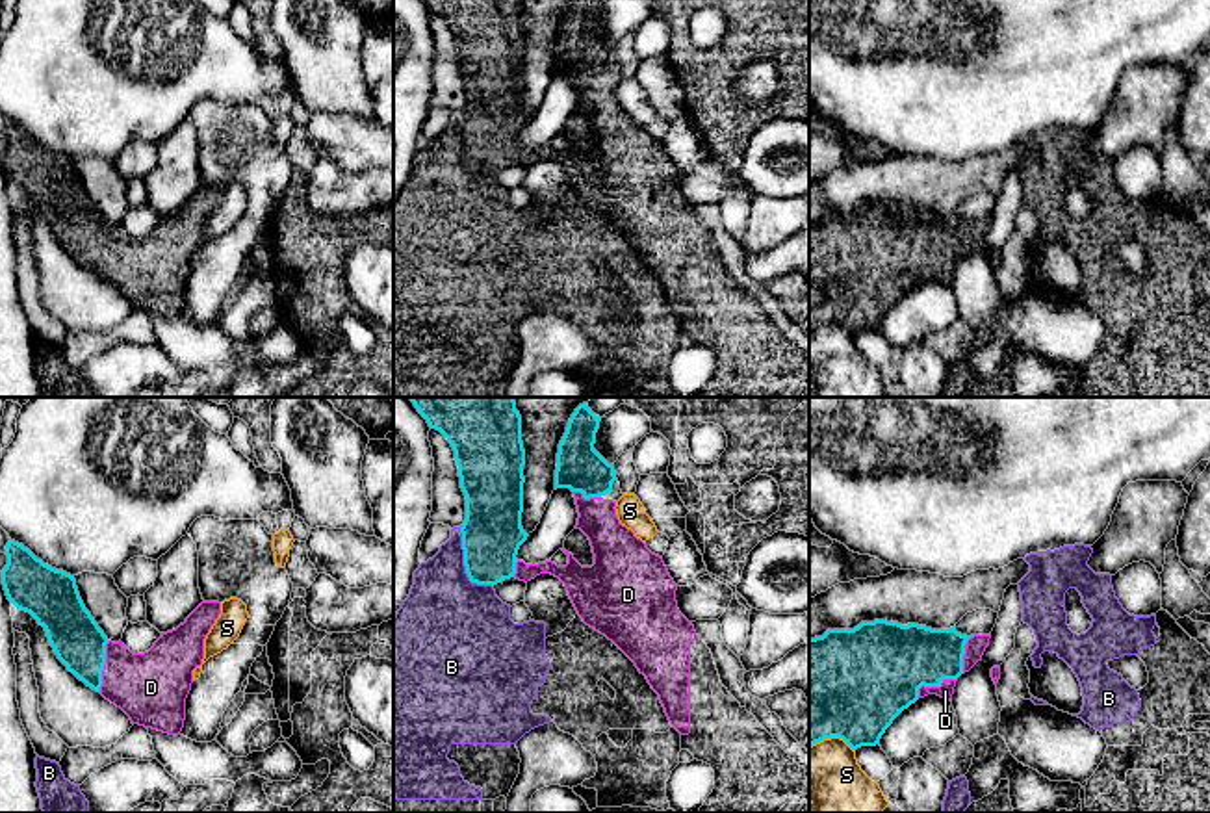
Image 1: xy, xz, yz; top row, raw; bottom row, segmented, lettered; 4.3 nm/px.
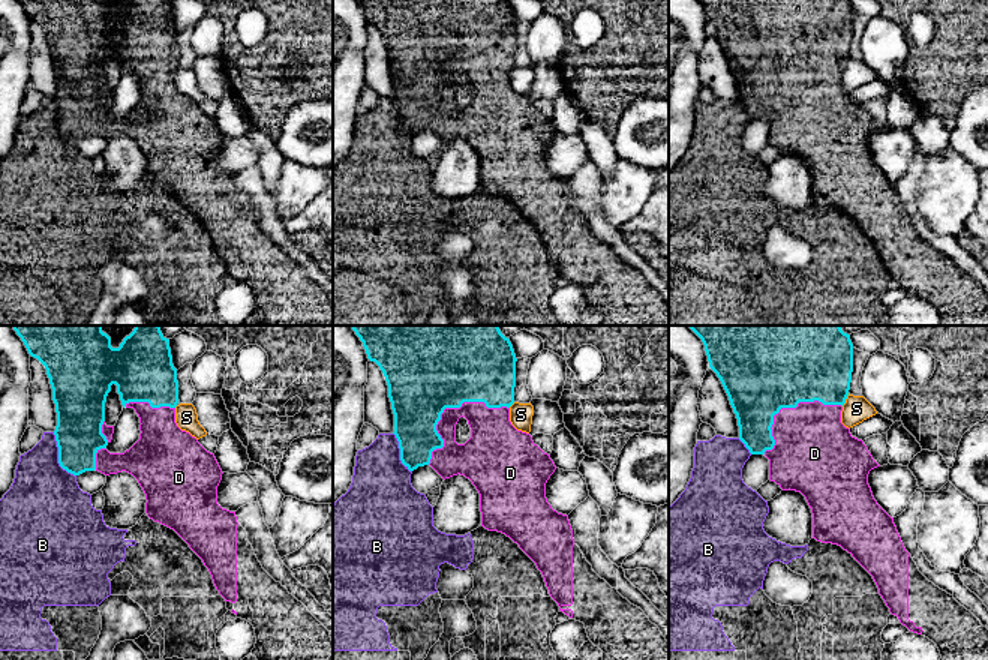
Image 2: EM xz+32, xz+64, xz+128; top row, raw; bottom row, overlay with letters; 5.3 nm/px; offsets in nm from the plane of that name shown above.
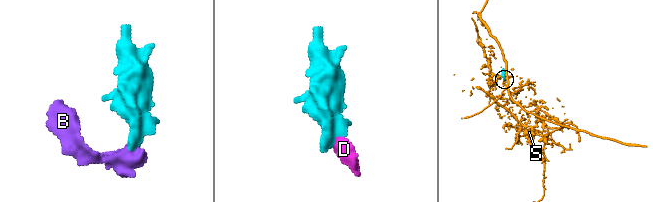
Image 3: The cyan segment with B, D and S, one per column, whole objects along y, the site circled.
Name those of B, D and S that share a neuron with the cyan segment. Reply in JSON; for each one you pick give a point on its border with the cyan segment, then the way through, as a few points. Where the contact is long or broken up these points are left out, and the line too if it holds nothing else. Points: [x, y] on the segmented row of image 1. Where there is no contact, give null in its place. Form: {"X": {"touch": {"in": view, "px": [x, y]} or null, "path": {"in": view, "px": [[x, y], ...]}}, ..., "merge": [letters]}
{"D": {"touch": {"in": "xy", "px": [102, 667]}}, "merge": ["D"]}

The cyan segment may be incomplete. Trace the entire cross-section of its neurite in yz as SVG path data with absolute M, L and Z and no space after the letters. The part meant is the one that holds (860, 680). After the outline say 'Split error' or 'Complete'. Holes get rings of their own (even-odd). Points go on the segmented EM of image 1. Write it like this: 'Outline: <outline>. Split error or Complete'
Outline: M874 620L854 629L828 629L822 637L809 639L809 746L839 737L852 750L880 744L893 720L919 698L937 694L952 700L956 681L969 672L989 646L991 635L967 637L950 629L932 629L919 624Z. Split error

